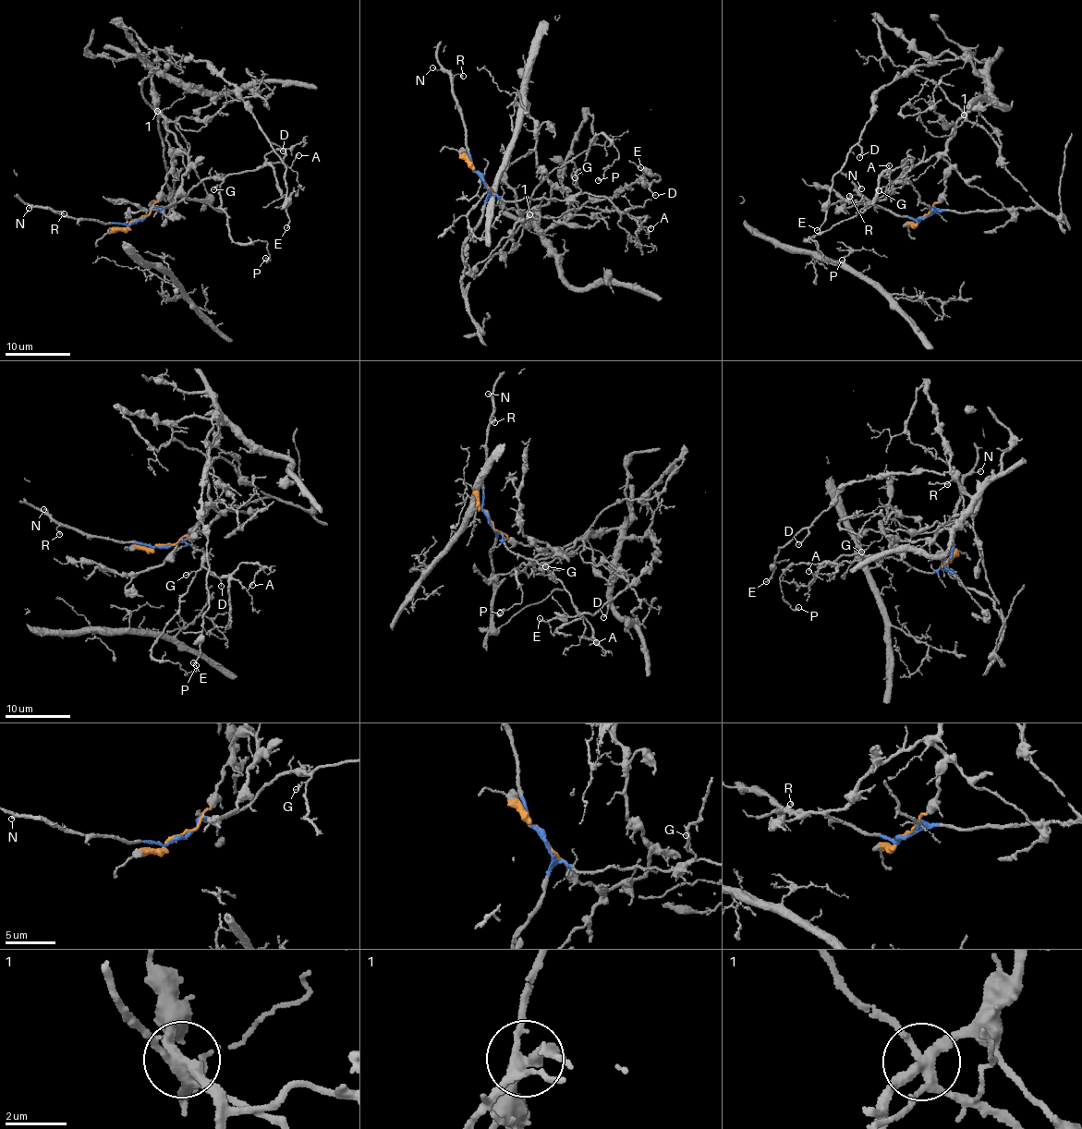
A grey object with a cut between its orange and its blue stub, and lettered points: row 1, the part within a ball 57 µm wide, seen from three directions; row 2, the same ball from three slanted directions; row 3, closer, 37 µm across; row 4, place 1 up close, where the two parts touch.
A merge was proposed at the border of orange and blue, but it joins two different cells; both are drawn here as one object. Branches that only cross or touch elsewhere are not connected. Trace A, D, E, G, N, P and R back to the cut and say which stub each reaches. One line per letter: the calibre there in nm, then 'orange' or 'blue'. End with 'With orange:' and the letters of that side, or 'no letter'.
A: calibre 120 nm; blue
D: calibre 120 nm; orange
E: calibre 110 nm; orange
G: calibre 140 nm; blue
N: calibre 120 nm; blue
P: calibre 140 nm; blue
R: calibre 120 nm; blue
With orange: D, E

